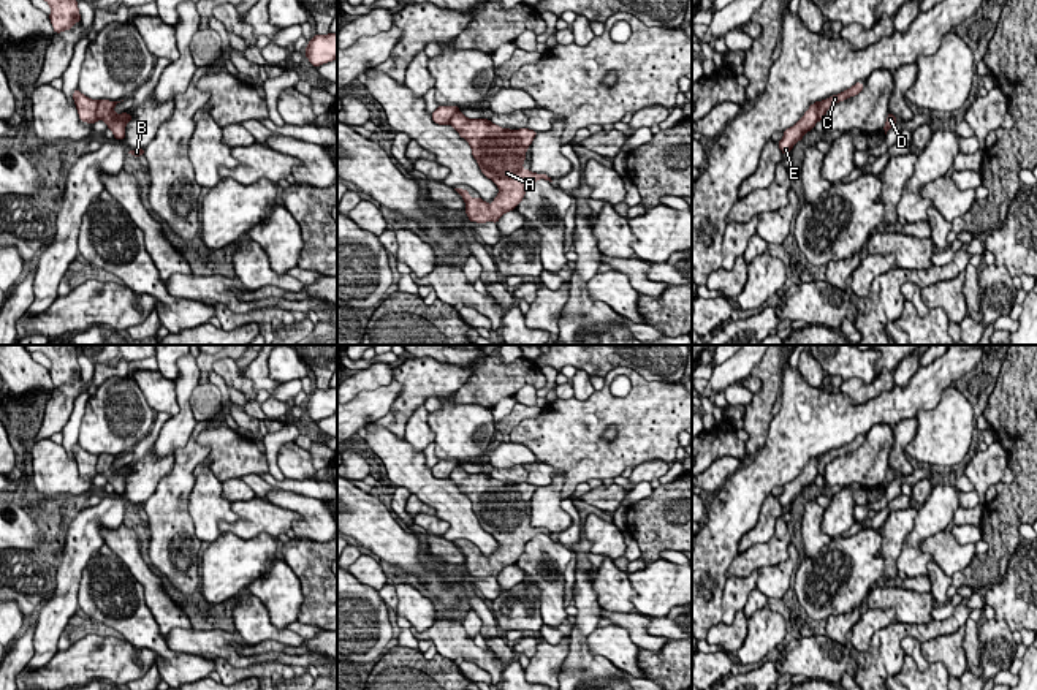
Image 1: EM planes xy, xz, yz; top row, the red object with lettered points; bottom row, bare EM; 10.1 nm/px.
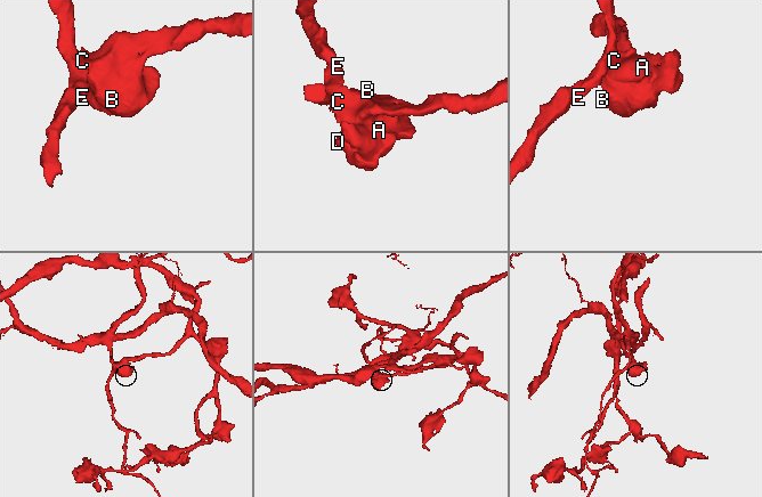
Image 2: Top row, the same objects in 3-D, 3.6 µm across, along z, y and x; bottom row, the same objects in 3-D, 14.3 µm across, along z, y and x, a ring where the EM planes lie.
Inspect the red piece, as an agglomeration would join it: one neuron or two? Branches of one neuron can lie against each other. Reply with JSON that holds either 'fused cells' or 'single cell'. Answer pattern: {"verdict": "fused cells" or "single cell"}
{"verdict": "fused cells"}

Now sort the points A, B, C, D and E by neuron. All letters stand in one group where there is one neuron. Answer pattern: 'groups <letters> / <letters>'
groups A B C D / E

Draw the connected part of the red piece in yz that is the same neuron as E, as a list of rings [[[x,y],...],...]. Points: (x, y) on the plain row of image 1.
[[[815,456],[814,459],[811,459],[798,478],[782,486],[784,492],[777,497],[777,500],[784,510],[790,508],[792,502],[803,494],[804,487],[814,484],[819,475],[820,457],[822,456]]]

